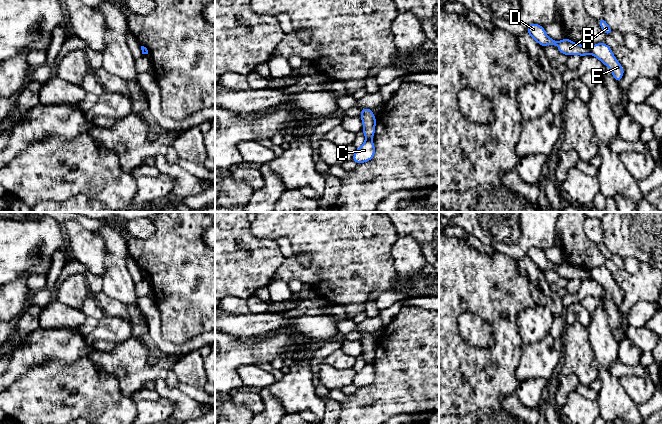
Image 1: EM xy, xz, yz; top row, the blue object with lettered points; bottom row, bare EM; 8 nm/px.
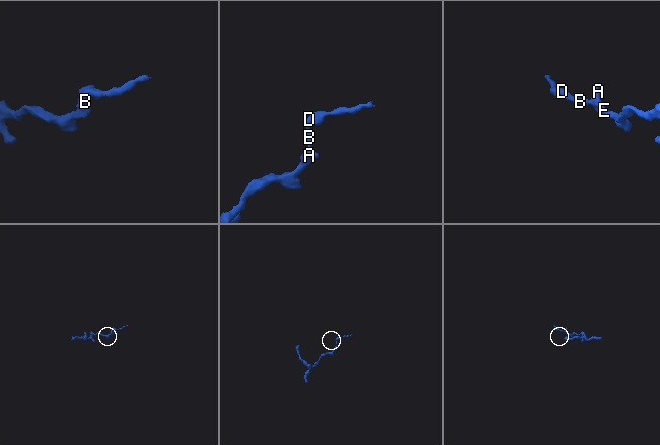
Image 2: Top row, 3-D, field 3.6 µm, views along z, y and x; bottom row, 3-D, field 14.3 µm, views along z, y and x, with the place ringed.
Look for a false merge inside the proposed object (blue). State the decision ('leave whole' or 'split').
split

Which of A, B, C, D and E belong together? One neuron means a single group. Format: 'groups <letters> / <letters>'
groups A C E / B D

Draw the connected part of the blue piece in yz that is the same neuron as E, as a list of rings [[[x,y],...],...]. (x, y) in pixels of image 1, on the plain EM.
[[[597,267],[590,271],[590,278],[607,290],[613,302],[619,306],[624,299],[624,293],[606,267]]]

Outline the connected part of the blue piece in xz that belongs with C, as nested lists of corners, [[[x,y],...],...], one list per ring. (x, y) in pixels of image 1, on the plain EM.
[[[366,363],[359,372],[356,372],[352,384],[357,388],[360,388],[372,384],[374,379],[374,367],[372,363]]]

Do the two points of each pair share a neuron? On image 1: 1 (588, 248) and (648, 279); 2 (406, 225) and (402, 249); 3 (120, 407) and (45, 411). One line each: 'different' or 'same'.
1: same
2: different
3: same

